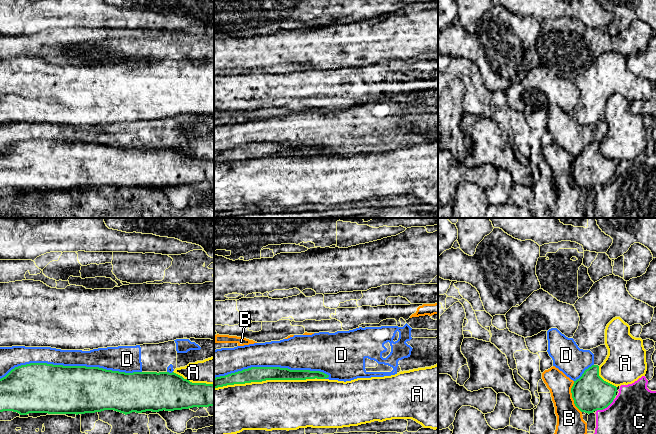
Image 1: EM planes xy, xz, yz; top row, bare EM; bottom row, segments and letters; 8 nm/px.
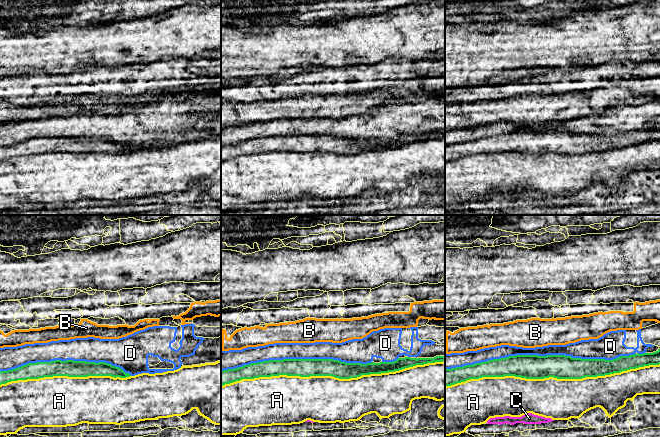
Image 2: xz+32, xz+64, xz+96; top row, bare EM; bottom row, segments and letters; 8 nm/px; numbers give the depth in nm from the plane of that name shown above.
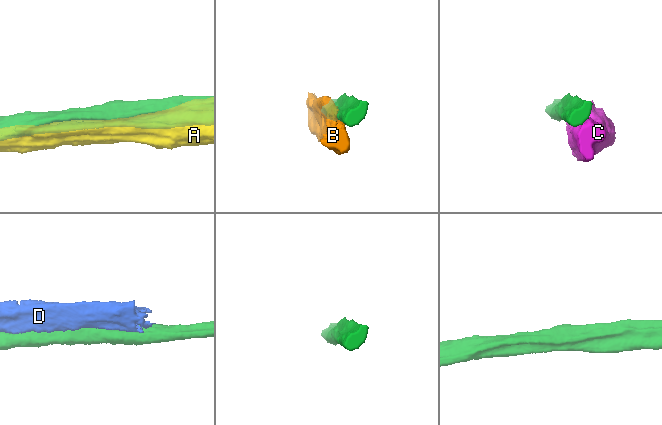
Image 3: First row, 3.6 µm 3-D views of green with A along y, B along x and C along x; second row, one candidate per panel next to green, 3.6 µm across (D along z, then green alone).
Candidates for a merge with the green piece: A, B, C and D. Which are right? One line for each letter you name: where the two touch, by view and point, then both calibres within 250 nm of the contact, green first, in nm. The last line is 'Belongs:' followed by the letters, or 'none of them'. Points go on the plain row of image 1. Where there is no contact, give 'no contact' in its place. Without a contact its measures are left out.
Belongs: none of them

